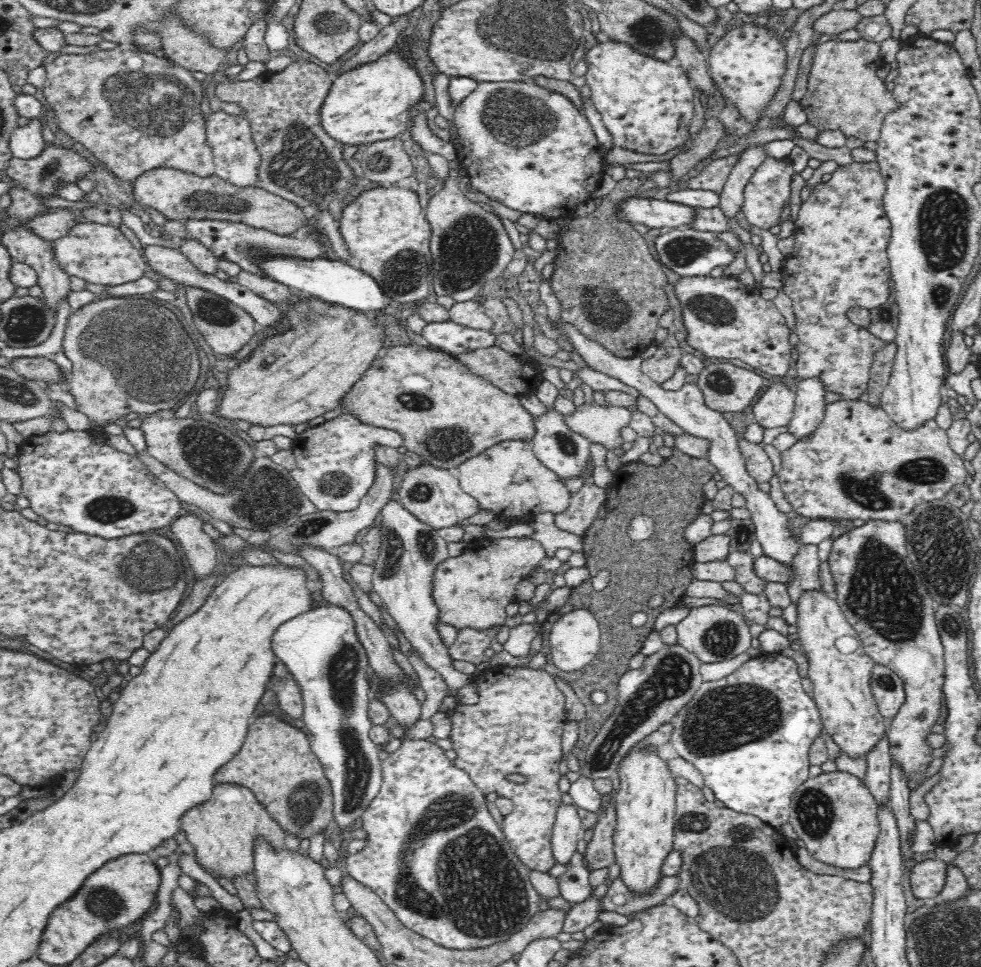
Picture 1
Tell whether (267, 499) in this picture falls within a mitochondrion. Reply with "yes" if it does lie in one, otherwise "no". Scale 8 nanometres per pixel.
yes

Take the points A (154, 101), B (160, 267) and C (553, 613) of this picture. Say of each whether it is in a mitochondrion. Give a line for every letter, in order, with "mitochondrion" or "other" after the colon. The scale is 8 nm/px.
A: mitochondrion
B: other
C: other

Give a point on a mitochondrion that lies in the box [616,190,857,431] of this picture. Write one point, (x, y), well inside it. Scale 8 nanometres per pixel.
(715, 311)

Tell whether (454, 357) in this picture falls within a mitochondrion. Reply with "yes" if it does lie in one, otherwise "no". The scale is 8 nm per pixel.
no

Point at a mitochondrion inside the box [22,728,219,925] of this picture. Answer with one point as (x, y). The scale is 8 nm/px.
(102, 902)

